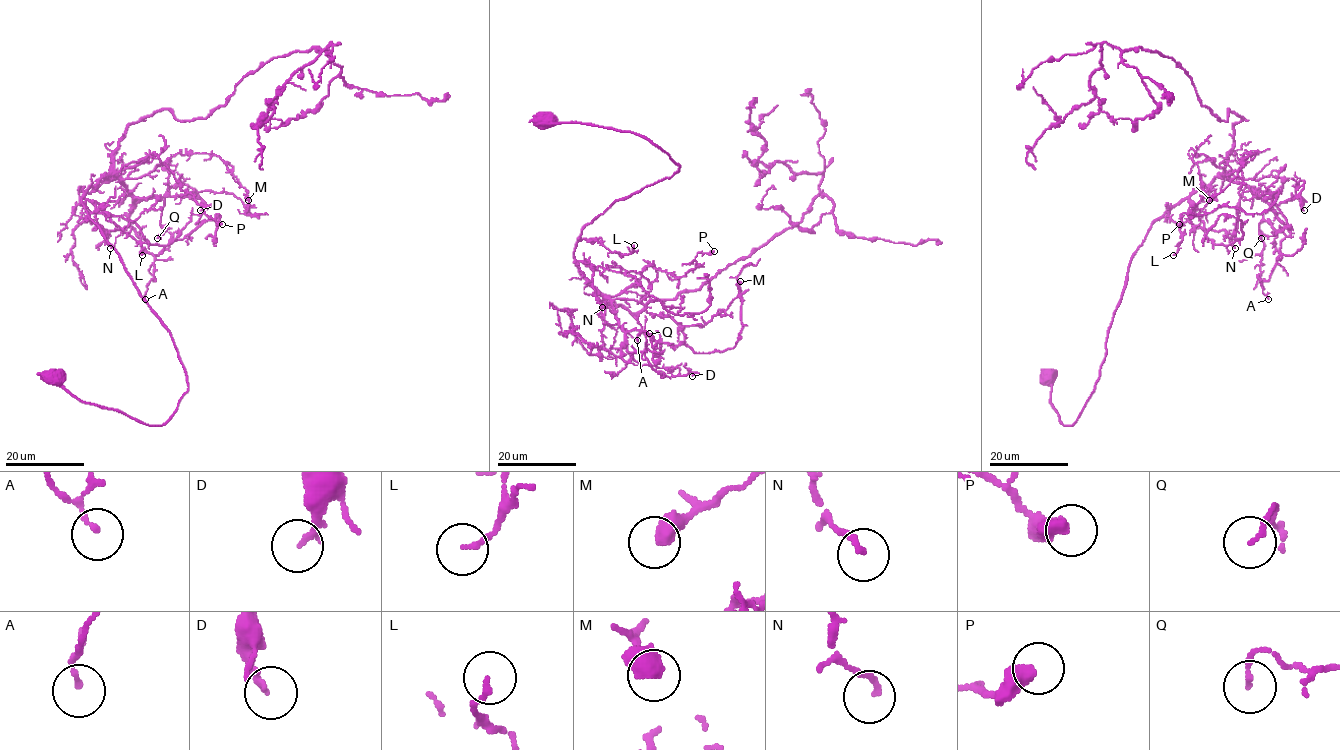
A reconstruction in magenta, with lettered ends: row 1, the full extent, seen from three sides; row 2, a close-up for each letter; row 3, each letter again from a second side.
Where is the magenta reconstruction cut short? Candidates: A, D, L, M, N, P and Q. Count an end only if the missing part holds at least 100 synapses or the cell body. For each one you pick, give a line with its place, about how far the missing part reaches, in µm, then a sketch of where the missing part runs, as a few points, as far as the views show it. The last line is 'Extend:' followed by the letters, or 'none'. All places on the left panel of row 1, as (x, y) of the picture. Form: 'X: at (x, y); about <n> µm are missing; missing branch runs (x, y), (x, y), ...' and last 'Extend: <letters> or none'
Extend: none

